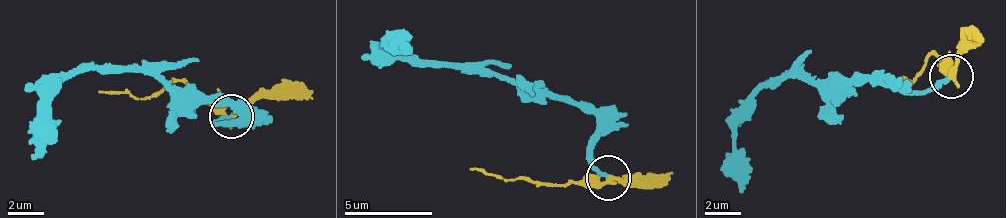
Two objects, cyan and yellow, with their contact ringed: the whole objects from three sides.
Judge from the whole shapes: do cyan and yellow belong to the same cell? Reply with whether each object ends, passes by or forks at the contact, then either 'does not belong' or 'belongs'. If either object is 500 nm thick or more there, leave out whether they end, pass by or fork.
cyan ends; yellow passes by; belongs

